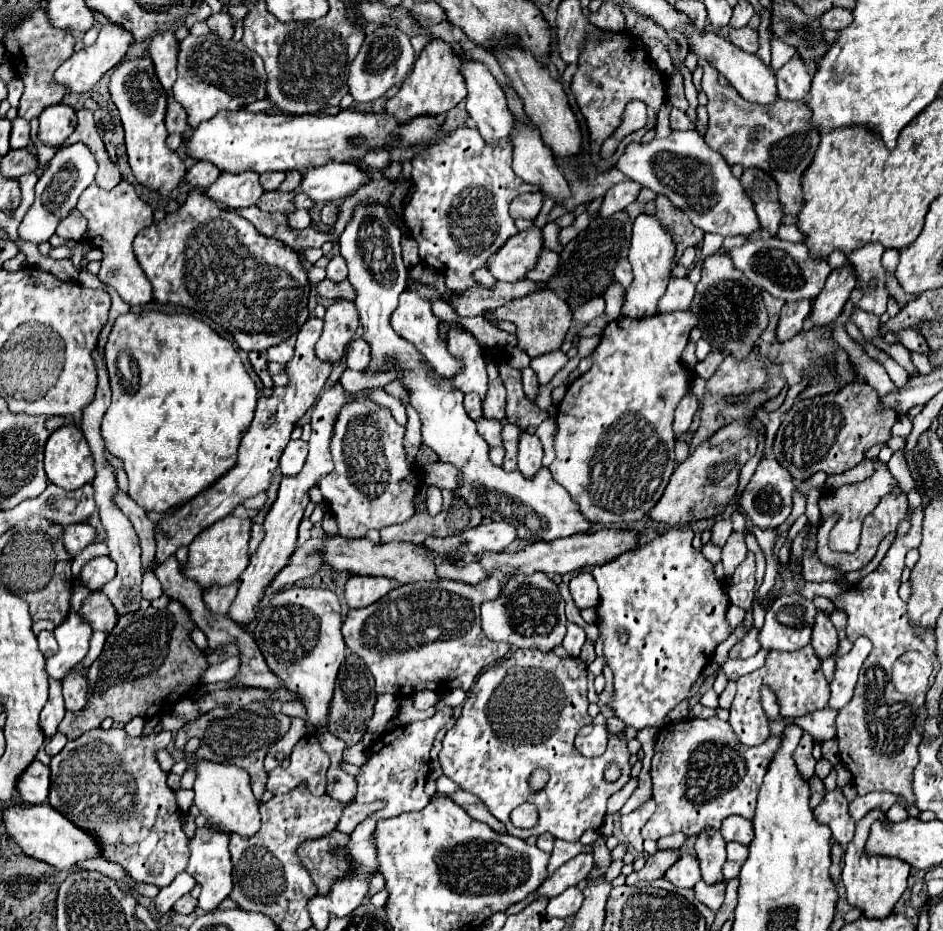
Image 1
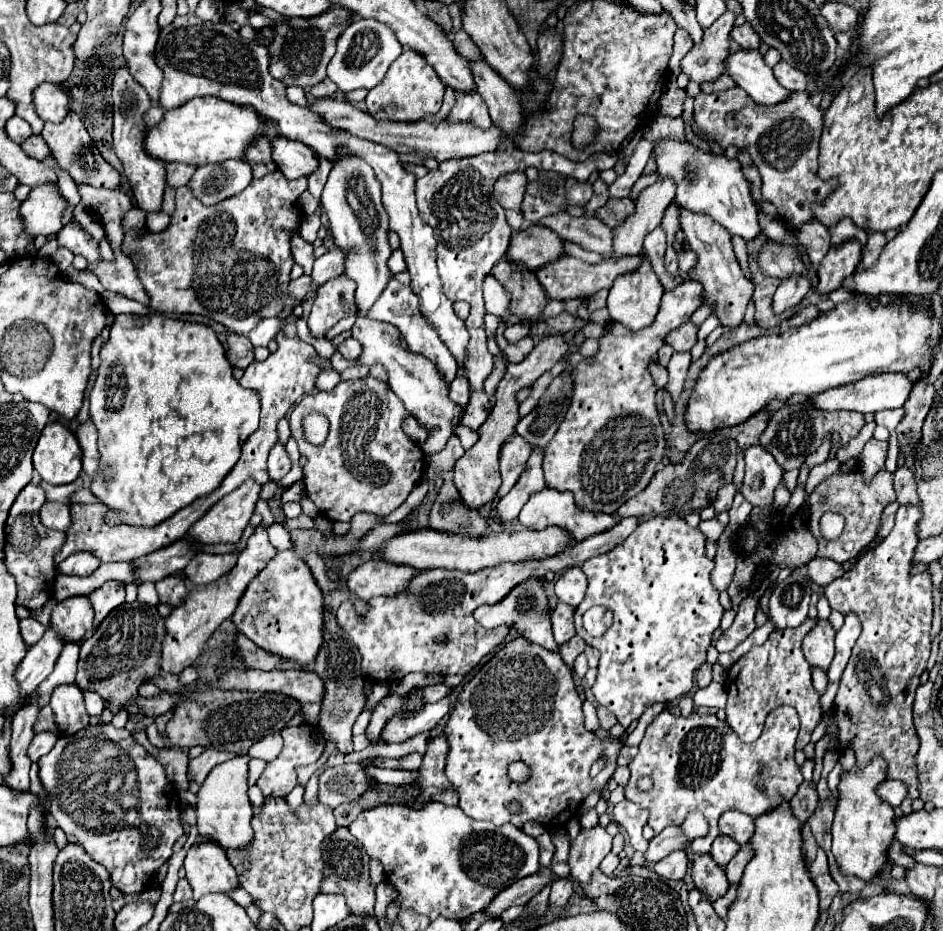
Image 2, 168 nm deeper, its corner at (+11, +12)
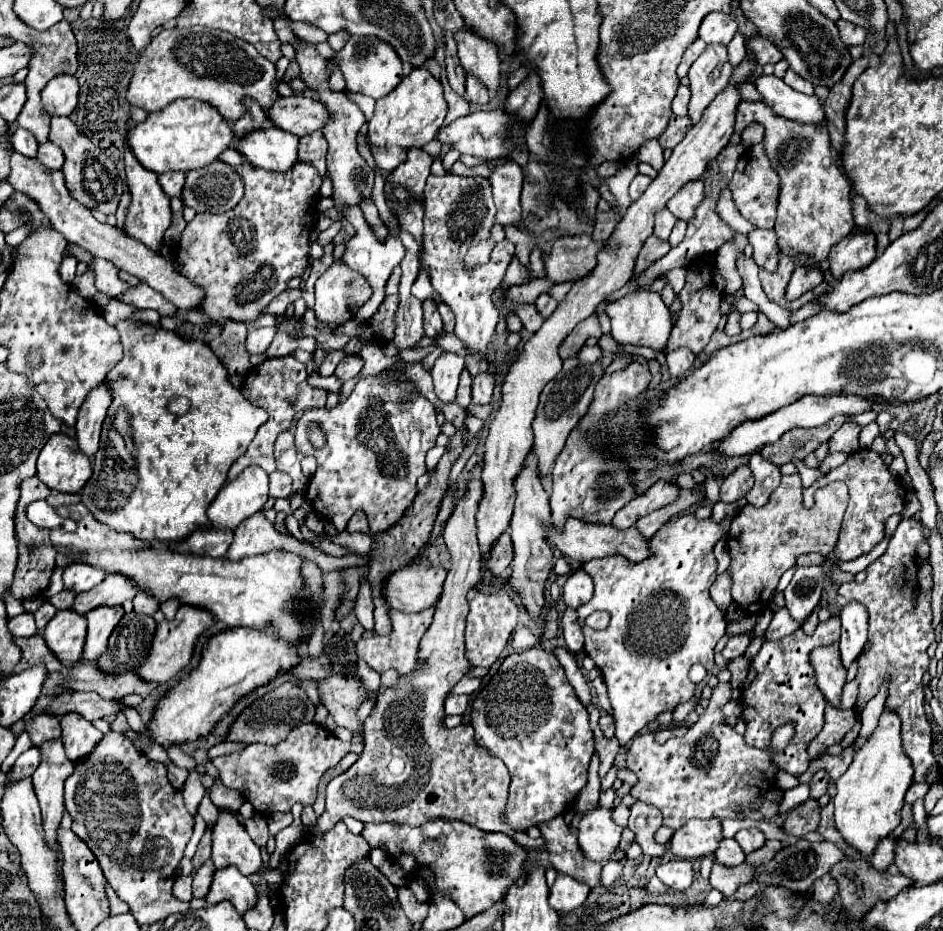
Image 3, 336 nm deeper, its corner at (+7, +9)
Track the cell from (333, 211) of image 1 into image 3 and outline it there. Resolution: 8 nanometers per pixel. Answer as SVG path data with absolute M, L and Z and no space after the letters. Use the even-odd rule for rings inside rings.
M321 131L309 133L305 137L299 139L299 149L297 155L301 161L309 161L319 173L321 177L325 177L325 155L327 155L327 141L323 137Z

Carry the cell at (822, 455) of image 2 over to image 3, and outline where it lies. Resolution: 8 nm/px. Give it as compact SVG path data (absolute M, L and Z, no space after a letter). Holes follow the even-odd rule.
M845 423L839 431L833 433L833 437L829 439L829 451L843 451L843 453L851 453L855 449L859 449L859 431L863 427L859 423Z

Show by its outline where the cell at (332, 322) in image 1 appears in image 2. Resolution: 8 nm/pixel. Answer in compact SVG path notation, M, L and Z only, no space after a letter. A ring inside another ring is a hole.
M337 276L319 286L307 322L313 338L325 338L327 330L331 330L341 318L357 312L353 290L353 282L349 282L345 276Z

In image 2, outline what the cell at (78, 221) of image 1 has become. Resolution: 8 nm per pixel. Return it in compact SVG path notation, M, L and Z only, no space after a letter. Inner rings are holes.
M77 220L67 222L57 232L57 242L59 242L59 246L69 248L73 254L83 254L87 258L87 262L97 262L99 260L97 242L91 240L91 236L83 230L83 226Z

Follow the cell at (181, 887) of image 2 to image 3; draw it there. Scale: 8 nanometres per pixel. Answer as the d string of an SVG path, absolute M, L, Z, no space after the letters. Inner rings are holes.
M205 861L203 867L193 875L193 895L195 897L205 897L209 887L211 887L211 881L213 881L213 873L215 873L215 867L213 867L213 861Z

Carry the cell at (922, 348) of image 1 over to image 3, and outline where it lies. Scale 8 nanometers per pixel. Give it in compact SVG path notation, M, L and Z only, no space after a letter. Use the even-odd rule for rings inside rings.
M743 101L737 109L735 131L741 133L753 121L765 127L763 143L773 167L781 177L781 197L775 223L781 253L789 257L799 253L811 257L815 263L821 263L827 259L829 249L855 227L851 213L851 185L839 169L837 157L833 155L827 127L797 125L785 117L777 117L763 101Z

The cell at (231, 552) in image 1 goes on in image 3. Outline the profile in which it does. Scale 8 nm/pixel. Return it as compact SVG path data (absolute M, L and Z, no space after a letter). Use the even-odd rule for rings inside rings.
M247 467L239 477L225 483L207 515L213 529L235 529L245 517L263 509L269 499L269 479L259 467Z

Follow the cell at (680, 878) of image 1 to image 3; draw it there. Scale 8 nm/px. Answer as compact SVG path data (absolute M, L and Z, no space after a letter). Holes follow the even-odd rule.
M671 859L667 863L661 863L657 867L657 877L671 889L677 891L685 891L691 887L693 881L693 867L689 861L679 861L679 859Z

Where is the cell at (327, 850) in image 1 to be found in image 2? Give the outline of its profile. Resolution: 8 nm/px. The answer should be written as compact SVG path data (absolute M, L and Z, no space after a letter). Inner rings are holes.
M341 826L323 842L323 880L321 892L335 892L347 898L347 904L353 914L373 914L375 888L369 884L369 856L363 846L351 836L351 832Z

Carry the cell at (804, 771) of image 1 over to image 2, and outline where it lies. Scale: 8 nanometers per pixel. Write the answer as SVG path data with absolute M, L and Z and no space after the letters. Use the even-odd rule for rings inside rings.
M793 706L775 708L769 714L769 718L765 720L763 734L751 744L745 744L741 738L737 738L737 734L733 734L733 730L729 730L727 722L719 720L715 714L701 716L693 710L689 716L673 716L667 710L663 710L647 726L645 738L639 744L639 754L629 764L631 778L625 786L625 796L649 810L647 826L651 826L655 830L655 834L659 834L663 828L667 828L671 824L683 824L691 812L701 812L705 816L705 820L709 822L709 834L703 838L695 838L691 842L691 846L693 846L695 854L705 854L705 852L709 852L709 848L719 835L718 820L725 810L739 810L743 814L757 818L765 810L777 806L777 798L787 798L787 800L793 798L793 794L797 792L797 786L803 782L801 768L793 758L797 732L799 732L799 718L797 718L797 710L793 710ZM643 776L649 776L653 780L653 786L647 792L641 792L635 784ZM759 784L763 784L765 792L759 790Z

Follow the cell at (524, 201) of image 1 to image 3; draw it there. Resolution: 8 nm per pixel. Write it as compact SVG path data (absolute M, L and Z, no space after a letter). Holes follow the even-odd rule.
M507 161L505 165L493 169L489 181L493 187L493 199L497 207L495 221L501 225L513 225L515 221L521 219L521 205L519 205L523 183L521 167L513 161Z

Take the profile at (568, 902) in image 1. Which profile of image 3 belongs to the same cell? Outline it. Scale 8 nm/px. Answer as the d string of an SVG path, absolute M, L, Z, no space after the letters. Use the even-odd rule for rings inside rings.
M559 873L549 891L549 905L559 915L567 915L585 903L589 891L591 891L589 885L573 879L565 873Z

